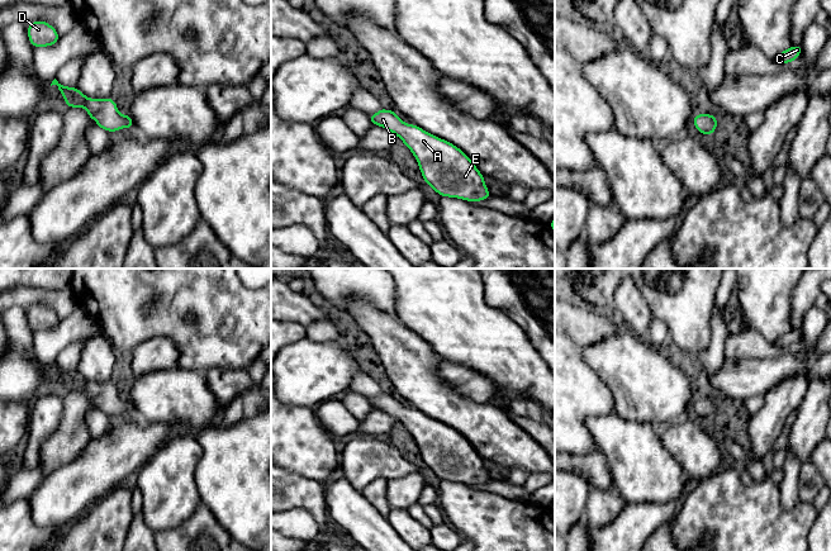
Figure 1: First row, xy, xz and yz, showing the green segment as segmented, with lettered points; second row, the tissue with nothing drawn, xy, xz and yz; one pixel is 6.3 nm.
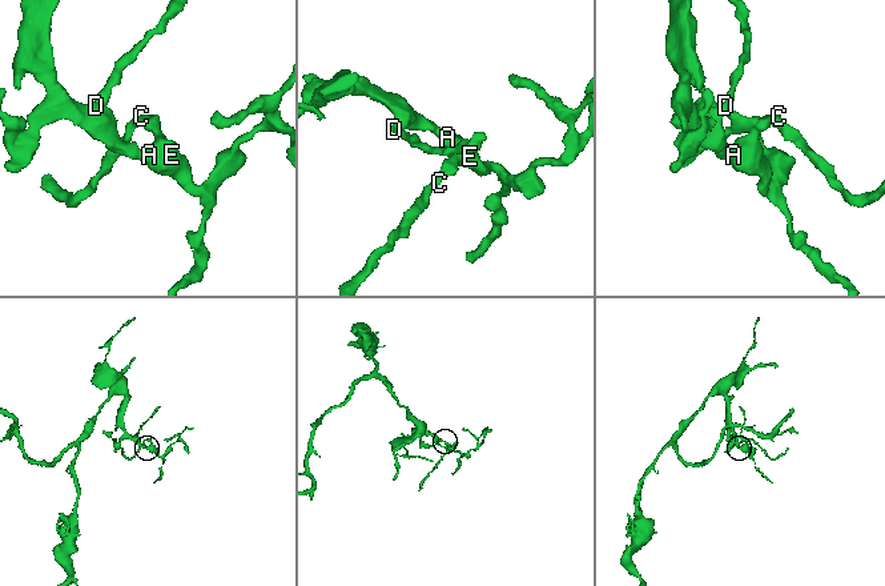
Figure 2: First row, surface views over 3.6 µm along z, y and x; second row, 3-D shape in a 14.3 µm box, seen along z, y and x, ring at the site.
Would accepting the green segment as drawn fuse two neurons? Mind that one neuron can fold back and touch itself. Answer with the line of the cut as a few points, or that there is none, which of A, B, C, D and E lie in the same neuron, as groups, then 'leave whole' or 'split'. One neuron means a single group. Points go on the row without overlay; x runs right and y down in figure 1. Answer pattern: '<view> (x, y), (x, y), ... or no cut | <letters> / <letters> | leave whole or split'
no cut | A B C D E | leave whole

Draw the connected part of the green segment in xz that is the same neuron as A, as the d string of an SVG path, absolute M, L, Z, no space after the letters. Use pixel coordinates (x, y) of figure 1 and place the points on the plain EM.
M380 393L369 399L374 409L380 409L399 421L416 441L423 465L428 467L440 480L457 481L467 485L480 485L490 481L484 466L484 460L473 445L455 428L441 423L416 408L405 408L393 394Z

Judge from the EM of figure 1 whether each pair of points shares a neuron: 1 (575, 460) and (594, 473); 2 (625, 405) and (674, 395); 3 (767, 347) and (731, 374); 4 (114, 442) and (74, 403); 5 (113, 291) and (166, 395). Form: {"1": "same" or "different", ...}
{"1": "same", "2": "same", "3": "different", "4": "different", "5": "different"}

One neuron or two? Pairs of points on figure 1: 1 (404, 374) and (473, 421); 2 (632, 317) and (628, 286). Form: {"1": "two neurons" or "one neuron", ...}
{"1": "one neuron", "2": "one neuron"}

